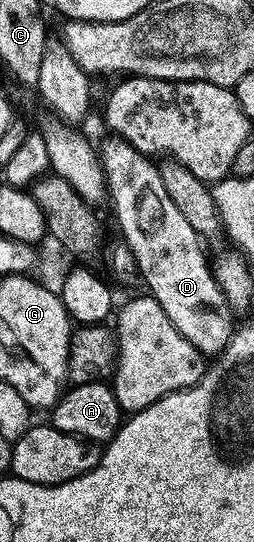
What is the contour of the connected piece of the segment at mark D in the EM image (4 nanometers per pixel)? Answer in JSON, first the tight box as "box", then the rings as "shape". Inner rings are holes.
{"box":[101,135,233,359],"shape":[[[111,135],[108,138],[103,145],[103,151],[101,149],[106,192],[109,194],[109,202],[115,208],[115,217],[123,228],[123,237],[127,240],[128,247],[135,252],[135,261],[143,272],[143,281],[152,289],[148,290],[161,303],[181,335],[185,335],[185,339],[189,339],[189,343],[193,343],[193,347],[197,347],[204,358],[214,359],[231,341],[233,324],[231,325],[230,315],[232,316],[233,310],[212,273],[212,262],[209,259],[207,261],[207,255],[203,251],[204,242],[178,211],[173,200],[169,199],[165,183],[162,182],[160,166],[143,154],[136,153],[127,142],[120,141],[118,137]]]}

